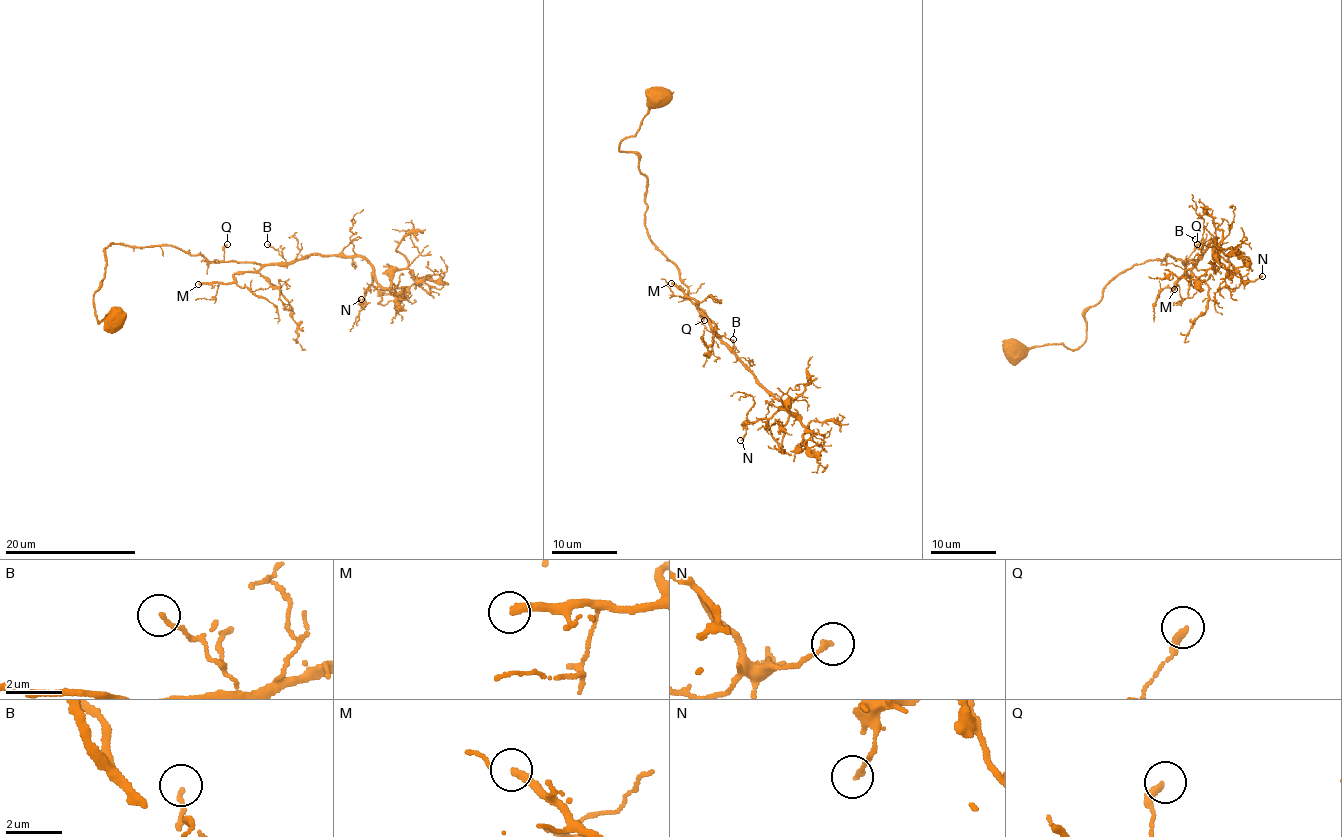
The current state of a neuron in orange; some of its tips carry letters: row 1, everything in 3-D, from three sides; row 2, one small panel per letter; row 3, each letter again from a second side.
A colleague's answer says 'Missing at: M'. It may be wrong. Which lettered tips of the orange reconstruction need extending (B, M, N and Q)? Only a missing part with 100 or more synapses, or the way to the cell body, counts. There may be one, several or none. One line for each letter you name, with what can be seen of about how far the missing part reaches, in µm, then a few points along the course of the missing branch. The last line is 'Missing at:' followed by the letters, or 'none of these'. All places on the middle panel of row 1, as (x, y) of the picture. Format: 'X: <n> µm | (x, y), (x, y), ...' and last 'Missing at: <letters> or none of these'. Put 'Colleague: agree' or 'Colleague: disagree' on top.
Colleague: agree
M: 50 µm | (671, 283), (619, 235), (642, 245), (674, 239), (676, 231), (660, 224), (631, 230), (635, 216), (604, 191)
Missing at: M

